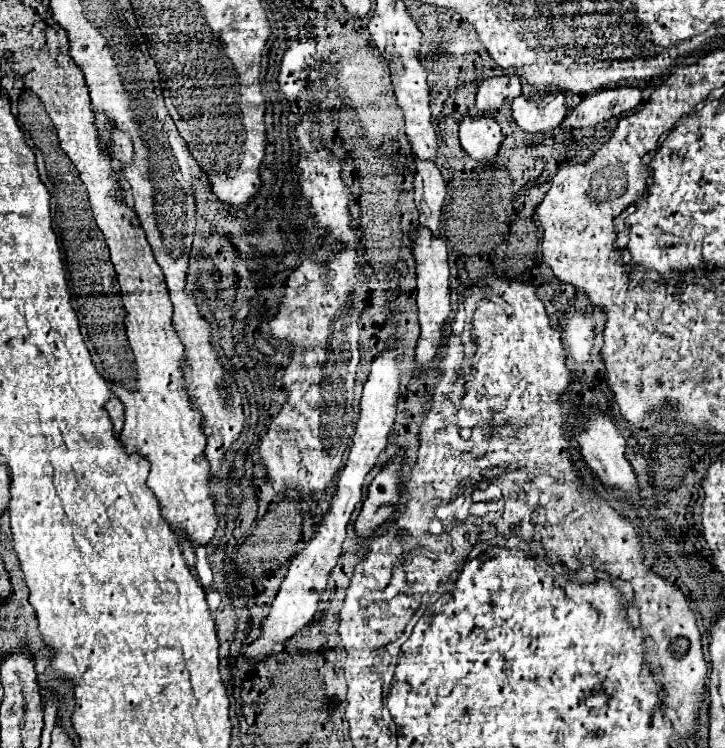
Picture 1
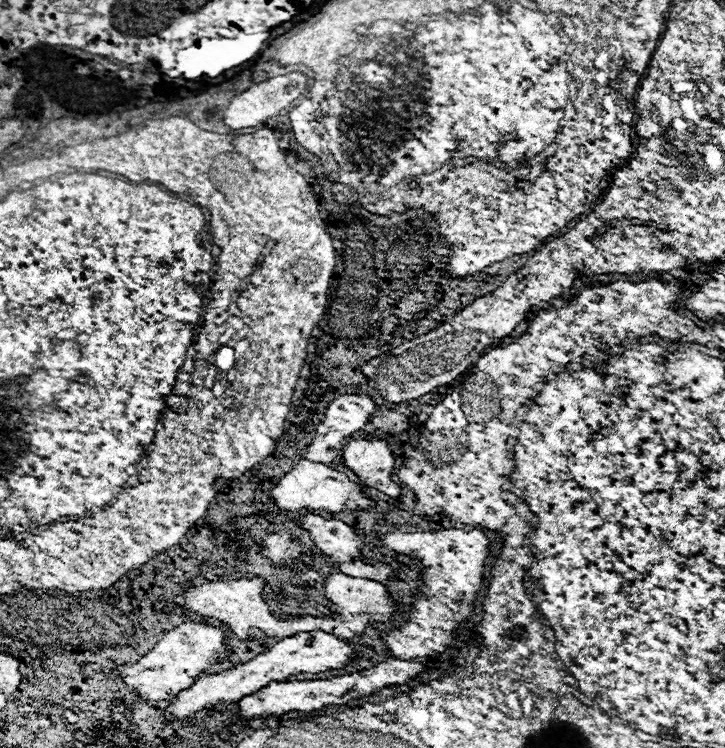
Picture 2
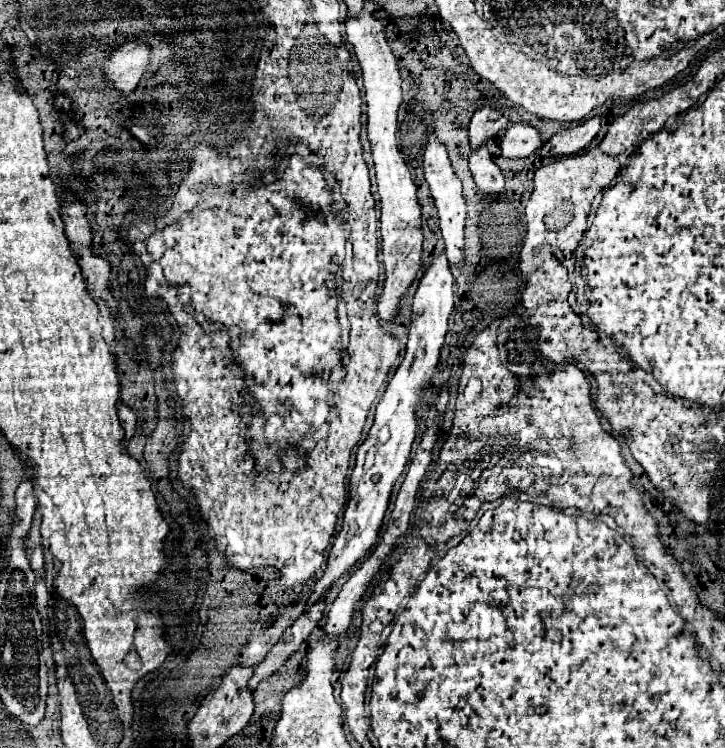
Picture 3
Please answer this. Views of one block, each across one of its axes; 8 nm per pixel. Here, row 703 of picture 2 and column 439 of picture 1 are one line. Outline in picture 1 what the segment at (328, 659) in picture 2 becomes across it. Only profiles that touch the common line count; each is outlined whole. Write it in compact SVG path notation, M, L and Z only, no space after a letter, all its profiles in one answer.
M416 160L414 190L416 190L416 206L420 212L420 224L428 228L432 236L438 236L442 204L448 190L436 164Z

